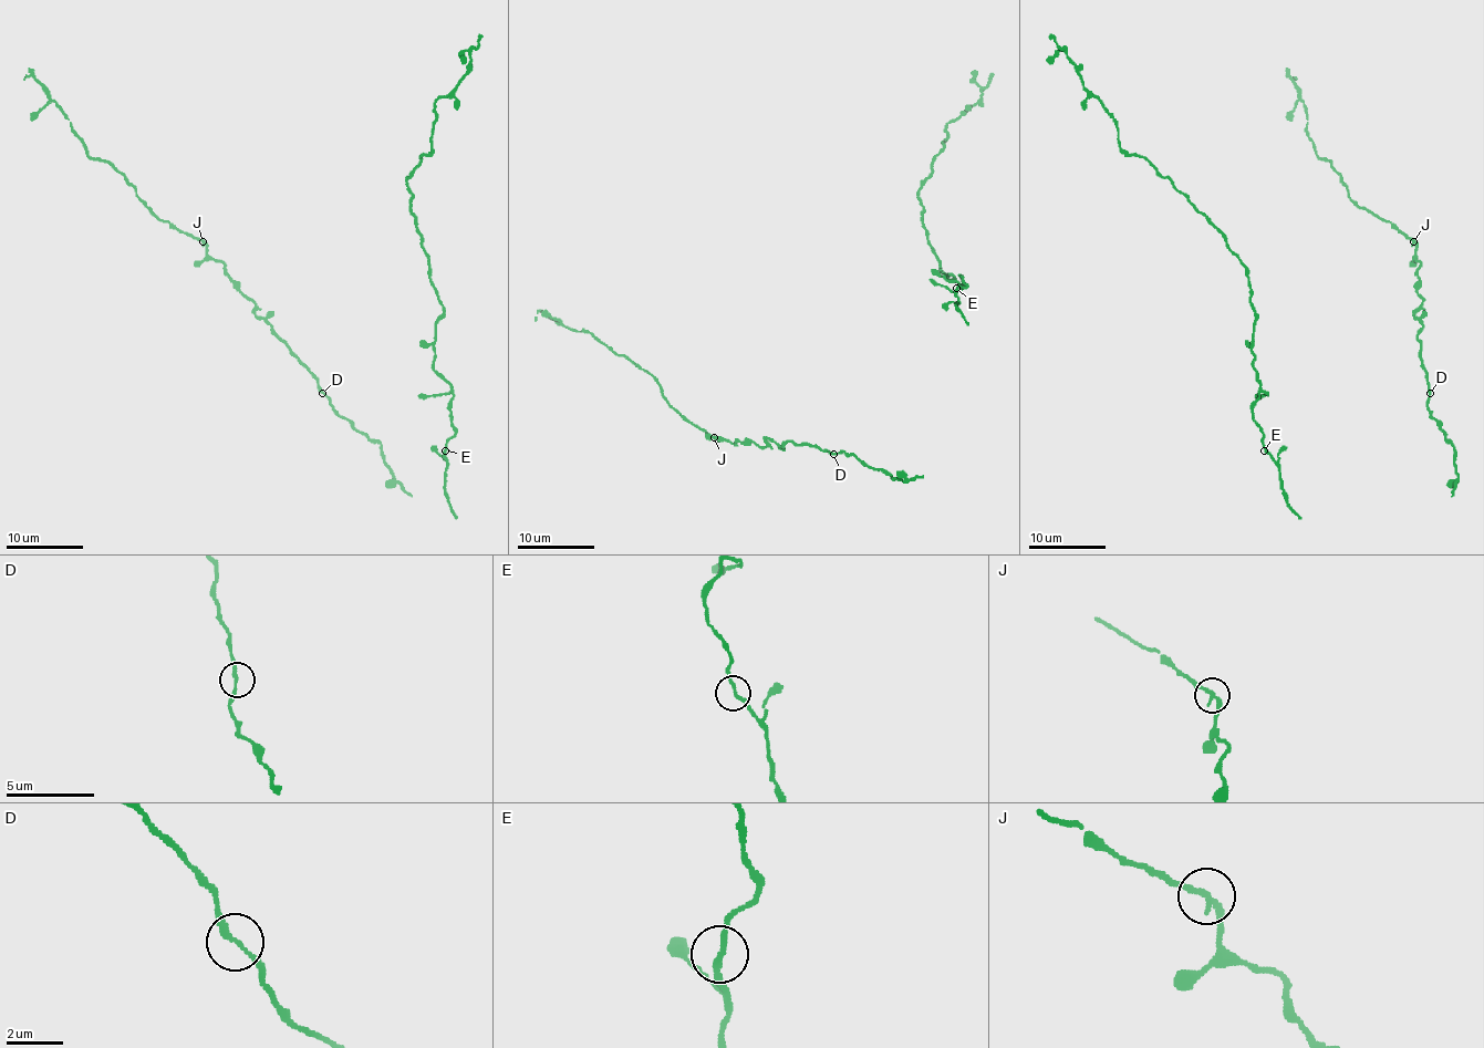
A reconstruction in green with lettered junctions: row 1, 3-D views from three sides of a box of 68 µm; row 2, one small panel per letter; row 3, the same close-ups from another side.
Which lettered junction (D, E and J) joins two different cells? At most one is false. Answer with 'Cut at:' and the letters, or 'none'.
Cut at: none

